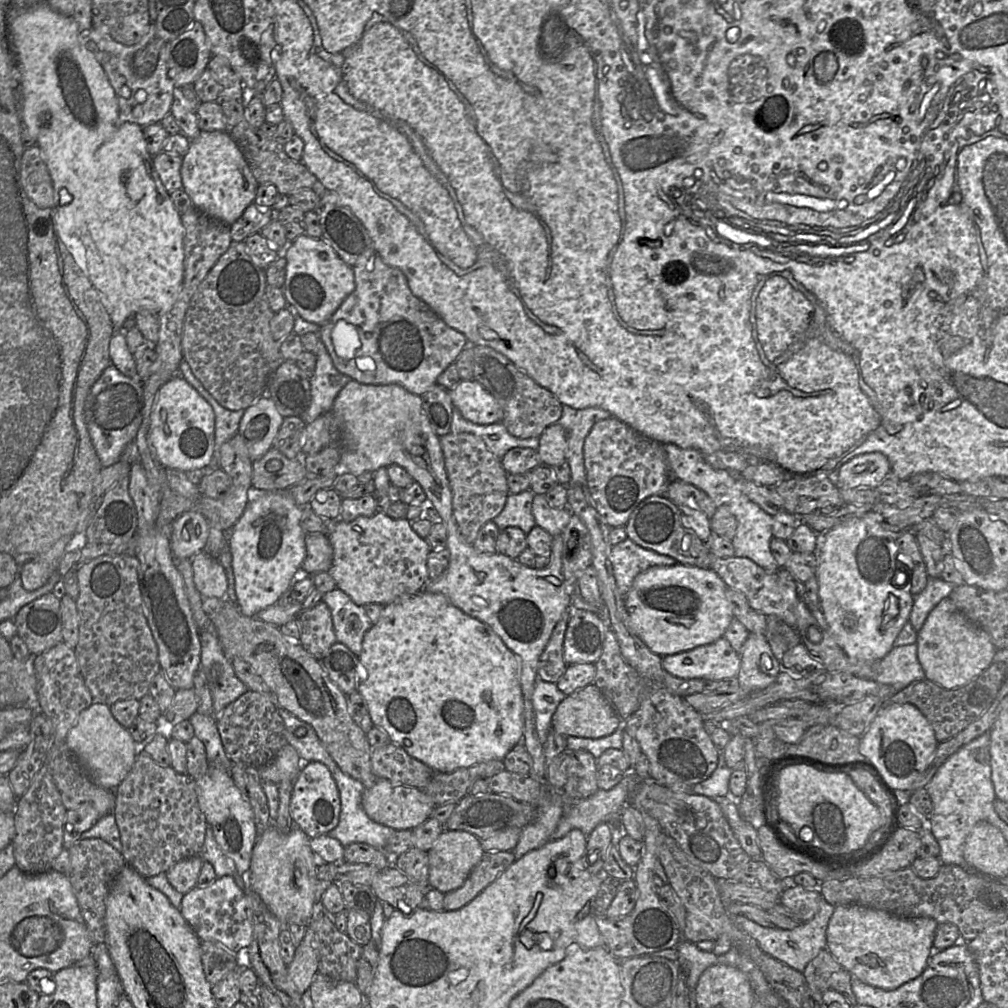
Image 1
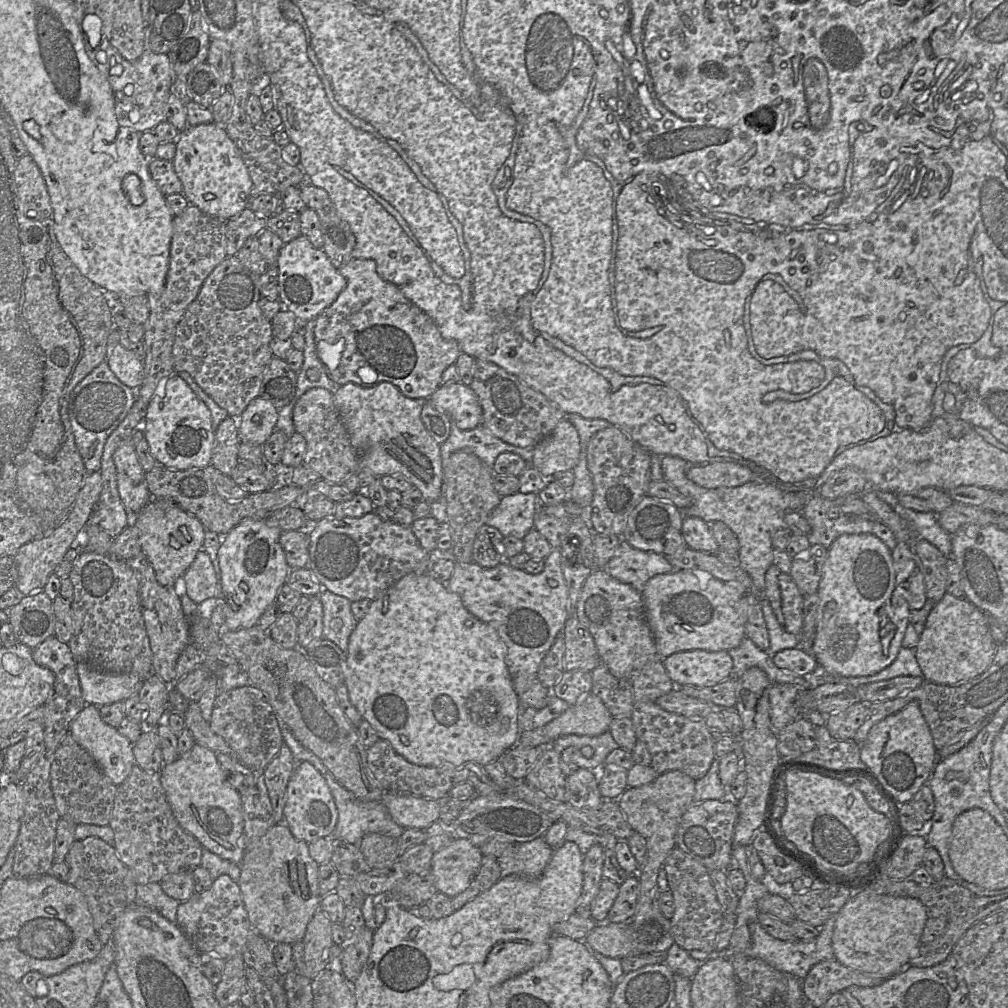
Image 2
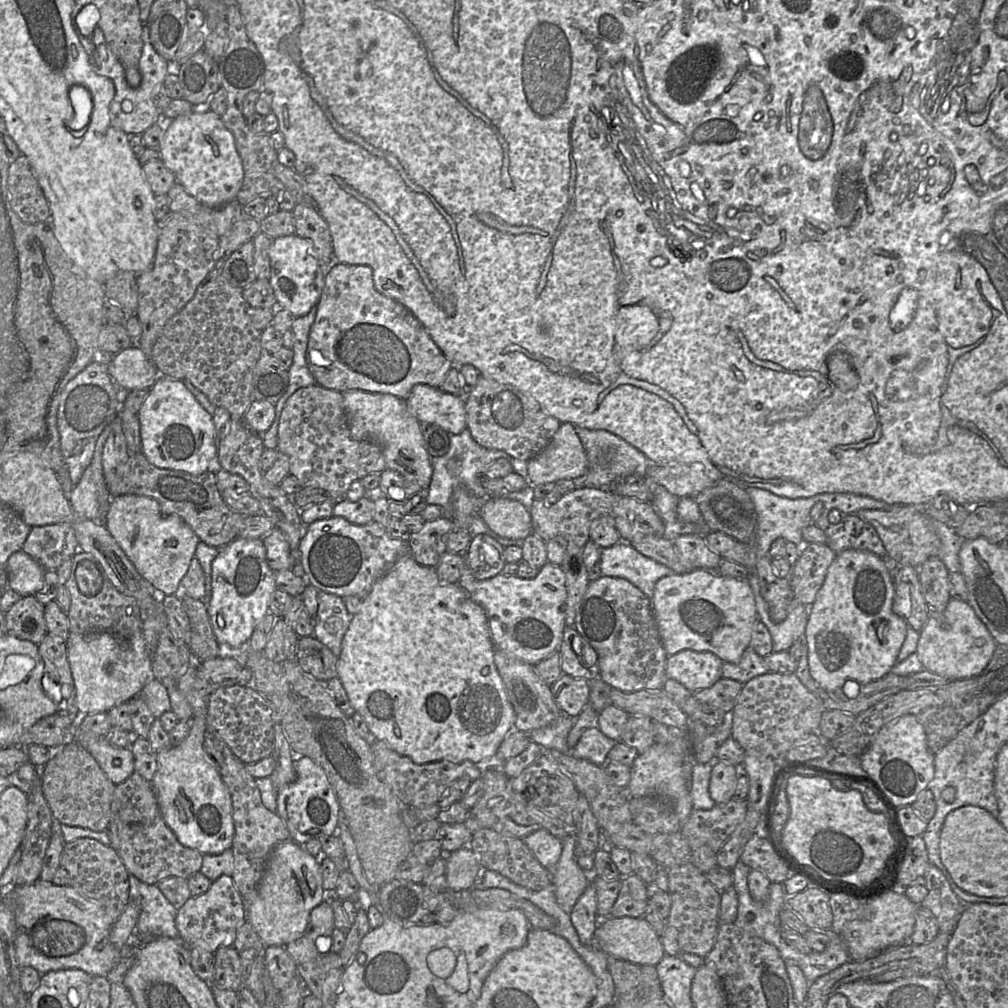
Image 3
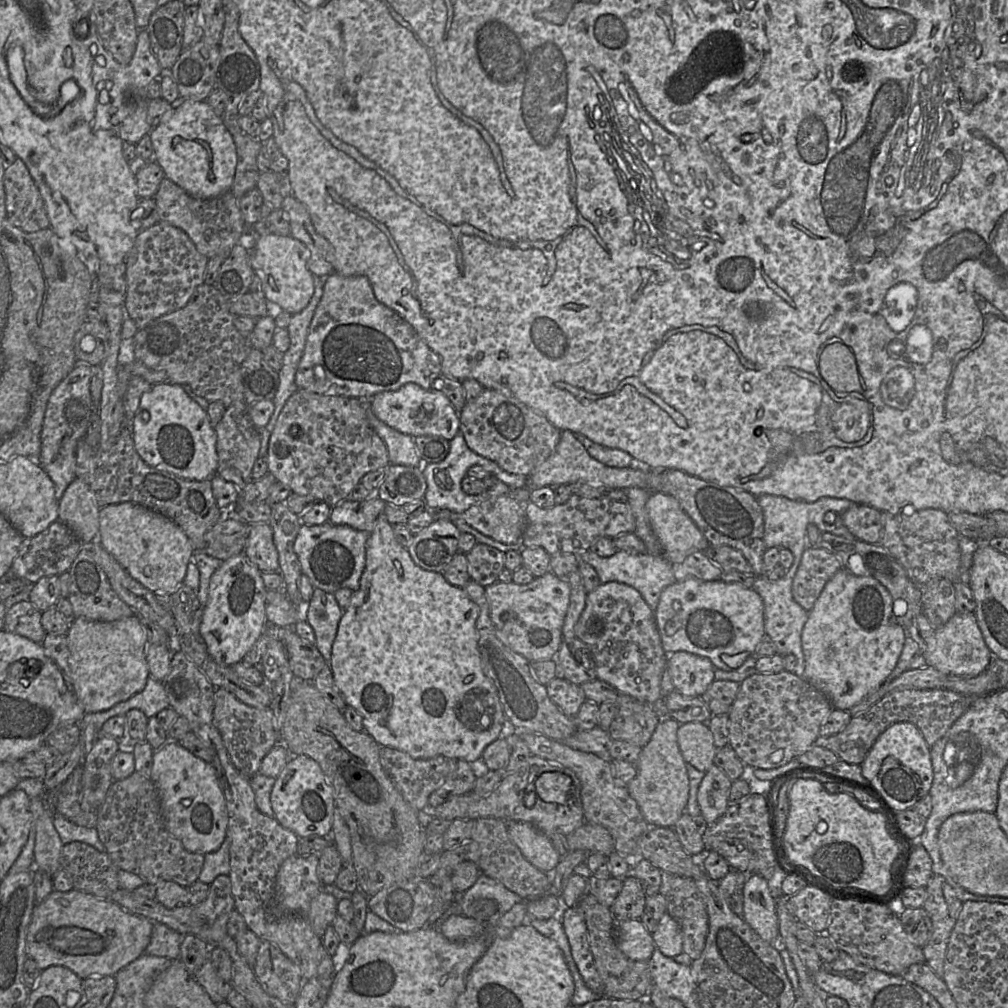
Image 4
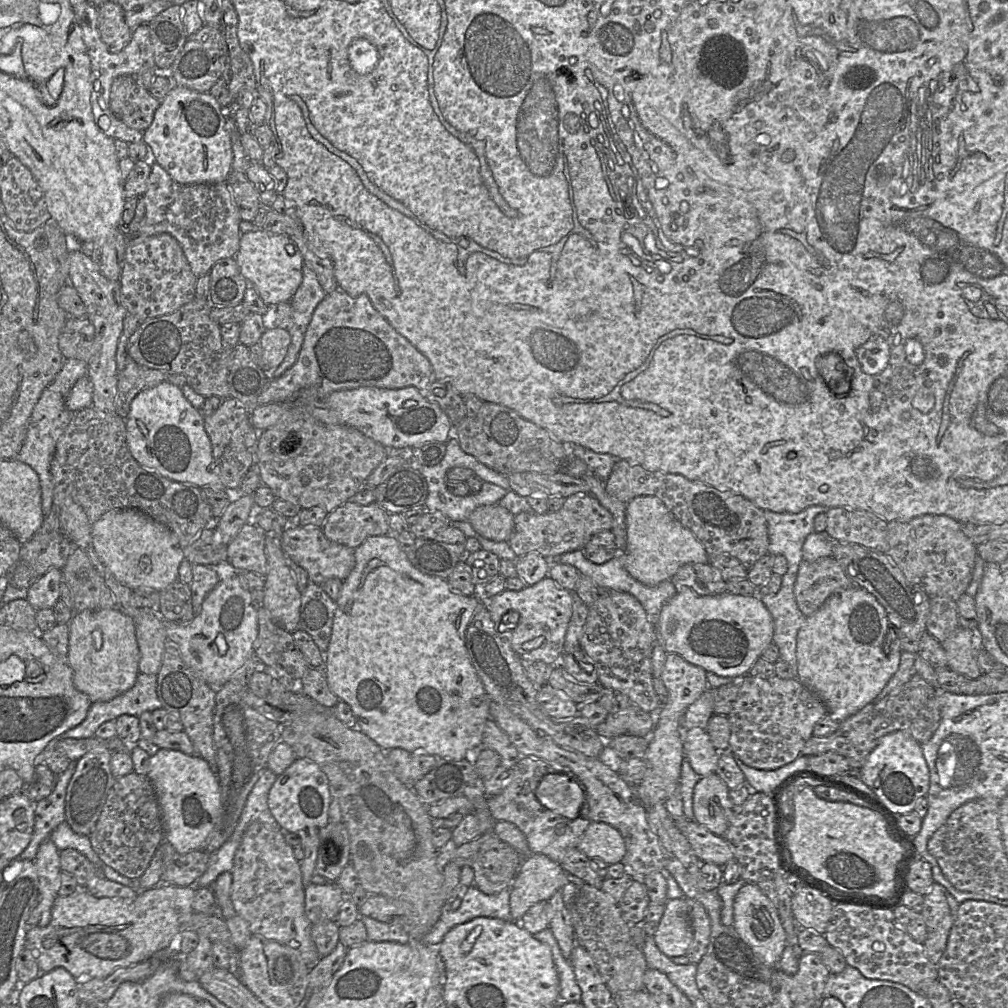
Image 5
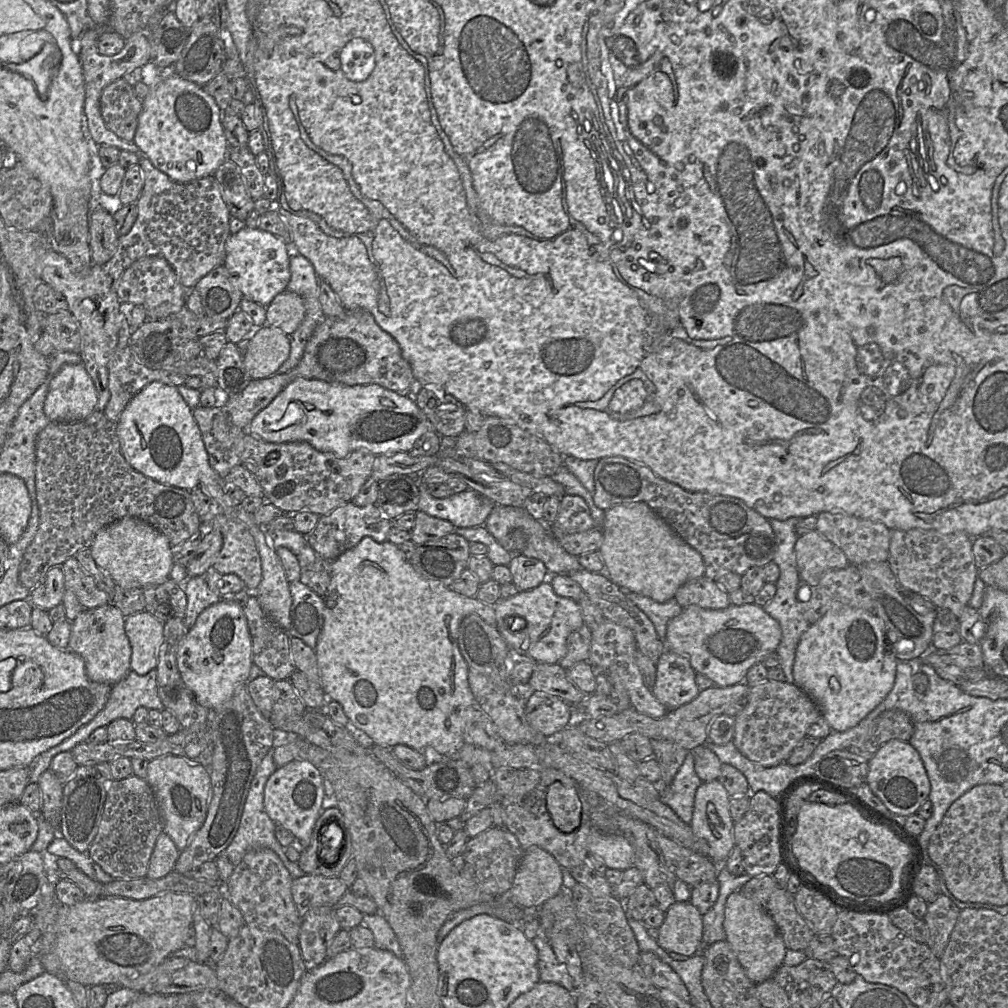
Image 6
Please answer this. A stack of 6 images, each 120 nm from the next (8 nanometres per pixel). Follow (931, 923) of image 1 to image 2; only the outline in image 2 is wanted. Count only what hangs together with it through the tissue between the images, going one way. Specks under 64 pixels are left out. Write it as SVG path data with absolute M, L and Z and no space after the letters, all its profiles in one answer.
M870 887L852 891L851 897L836 915L832 936L835 959L842 965L857 971L872 973L884 980L904 971L921 945L920 938L928 919L928 911L916 898L879 894Z

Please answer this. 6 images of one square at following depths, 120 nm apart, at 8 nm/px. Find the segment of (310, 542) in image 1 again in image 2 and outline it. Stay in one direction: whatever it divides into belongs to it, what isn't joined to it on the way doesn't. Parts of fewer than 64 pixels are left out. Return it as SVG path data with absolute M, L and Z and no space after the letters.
M312 524L298 530L282 531L279 543L291 569L306 568L309 561L309 536Z

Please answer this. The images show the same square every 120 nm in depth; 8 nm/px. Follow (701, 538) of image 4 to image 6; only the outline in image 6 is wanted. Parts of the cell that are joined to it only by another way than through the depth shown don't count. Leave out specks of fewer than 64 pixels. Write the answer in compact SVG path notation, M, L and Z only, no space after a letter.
M645 502L620 504L605 510L601 528L603 542L599 548L606 576L620 588L647 596L663 603L675 597L676 591L687 581L704 575L705 566L701 554L685 542L655 511Z

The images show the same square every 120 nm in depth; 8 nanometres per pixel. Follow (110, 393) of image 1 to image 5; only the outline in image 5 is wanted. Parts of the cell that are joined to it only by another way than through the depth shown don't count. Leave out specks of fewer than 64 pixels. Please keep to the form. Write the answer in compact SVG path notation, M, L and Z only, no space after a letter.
M67 359L54 380L44 389L30 417L23 446L15 459L29 465L38 475L41 487L42 512L48 516L53 503L53 481L50 465L56 444L69 424L74 412L67 409L66 397L74 384L87 376L87 363L78 359Z

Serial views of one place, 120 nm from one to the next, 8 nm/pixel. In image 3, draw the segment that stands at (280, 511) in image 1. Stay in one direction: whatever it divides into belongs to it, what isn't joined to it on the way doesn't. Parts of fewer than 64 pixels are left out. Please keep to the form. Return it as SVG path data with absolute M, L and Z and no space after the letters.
M235 538L222 547L212 562L211 599L206 609L217 643L239 648L248 642L256 626L269 612L269 602L276 590L275 571L267 563L266 549L261 539Z

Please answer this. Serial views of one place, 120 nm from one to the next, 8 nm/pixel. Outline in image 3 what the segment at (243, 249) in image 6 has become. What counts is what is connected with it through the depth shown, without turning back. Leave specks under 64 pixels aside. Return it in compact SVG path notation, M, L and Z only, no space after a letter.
M295 233L273 239L268 254L271 267L268 280L277 302L295 317L306 315L320 299L329 266L320 263L309 240Z

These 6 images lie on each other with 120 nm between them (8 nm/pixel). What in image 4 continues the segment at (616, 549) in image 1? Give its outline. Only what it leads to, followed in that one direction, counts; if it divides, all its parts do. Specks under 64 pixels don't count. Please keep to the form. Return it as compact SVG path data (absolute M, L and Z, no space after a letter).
M617 550L610 557L600 557L591 551L584 551L577 556L579 560L590 564L596 570L601 583L619 582L636 589L653 612L658 606L661 592L676 581L672 563L662 553L630 554L623 550Z

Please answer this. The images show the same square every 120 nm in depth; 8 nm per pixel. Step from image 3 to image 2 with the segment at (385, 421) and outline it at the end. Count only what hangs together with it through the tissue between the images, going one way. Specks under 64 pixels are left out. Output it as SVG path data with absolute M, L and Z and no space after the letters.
M348 382L337 389L334 404L343 422L352 446L356 449L360 470L370 471L376 477L383 475L403 475L423 495L427 503L436 501L442 494L443 465L440 445L432 438L421 420L424 399L408 398L390 382L381 382L373 387L361 387Z

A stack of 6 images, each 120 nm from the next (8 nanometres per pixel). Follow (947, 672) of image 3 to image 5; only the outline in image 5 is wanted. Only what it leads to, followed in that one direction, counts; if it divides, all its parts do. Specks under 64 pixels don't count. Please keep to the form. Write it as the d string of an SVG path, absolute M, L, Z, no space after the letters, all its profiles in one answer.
M959 627L941 645L947 656L949 669L969 679L977 679L981 675L977 663L977 653L982 648L978 629Z

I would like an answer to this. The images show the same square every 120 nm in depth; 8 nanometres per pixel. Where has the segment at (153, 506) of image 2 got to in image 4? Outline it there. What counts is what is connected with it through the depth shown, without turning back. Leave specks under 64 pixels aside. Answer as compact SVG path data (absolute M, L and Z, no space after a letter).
M133 502L100 508L98 542L135 581L154 593L169 595L183 585L194 552L191 541L177 524Z

